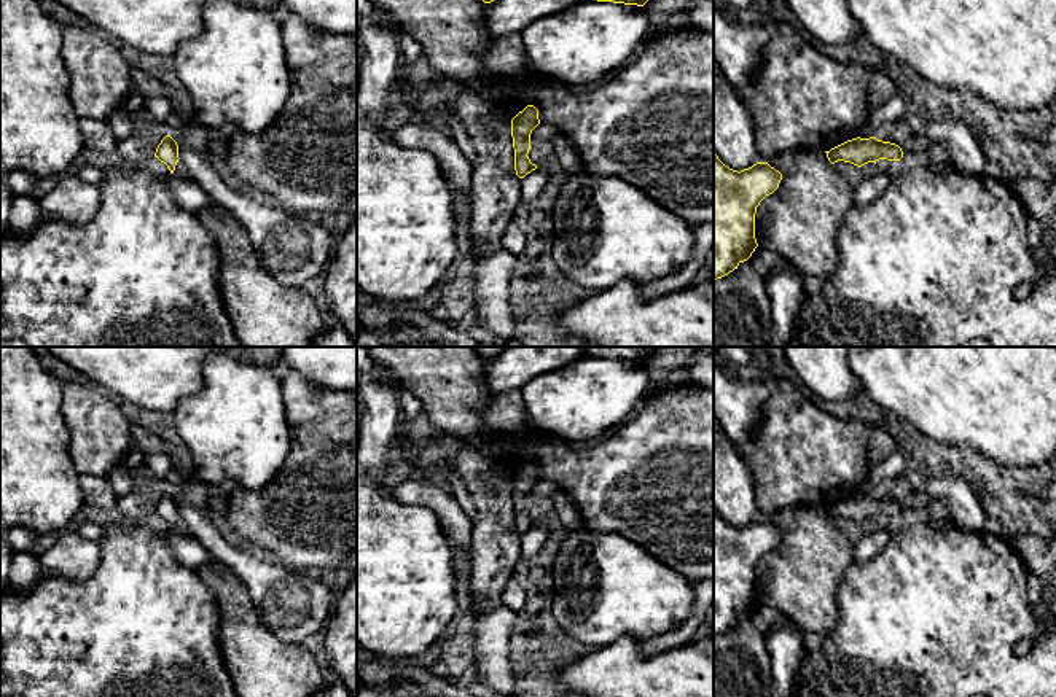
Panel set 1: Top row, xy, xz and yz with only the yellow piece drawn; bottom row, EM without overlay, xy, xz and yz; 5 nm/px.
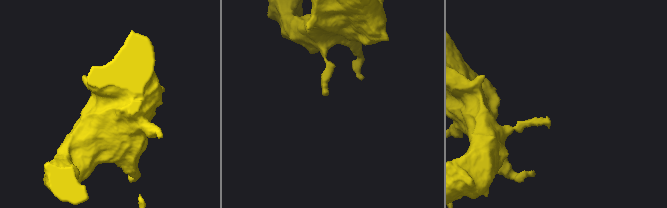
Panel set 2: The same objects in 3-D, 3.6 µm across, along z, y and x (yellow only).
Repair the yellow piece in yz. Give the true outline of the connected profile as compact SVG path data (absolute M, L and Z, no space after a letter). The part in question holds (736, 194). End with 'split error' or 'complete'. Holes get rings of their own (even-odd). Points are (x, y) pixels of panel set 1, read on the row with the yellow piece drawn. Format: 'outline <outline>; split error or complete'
outline M714 153L714 280L752 256L758 247L757 207L779 188L780 180L782 173L768 162L737 172Z; complete

